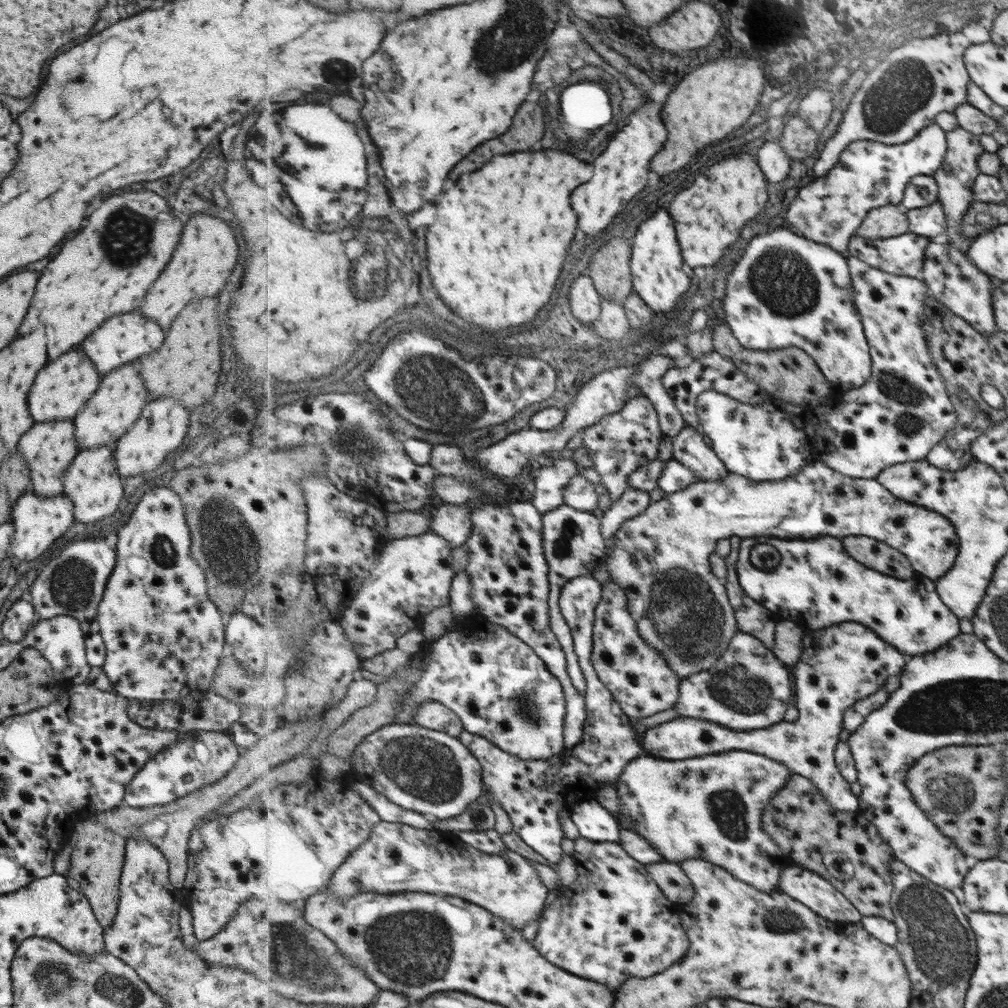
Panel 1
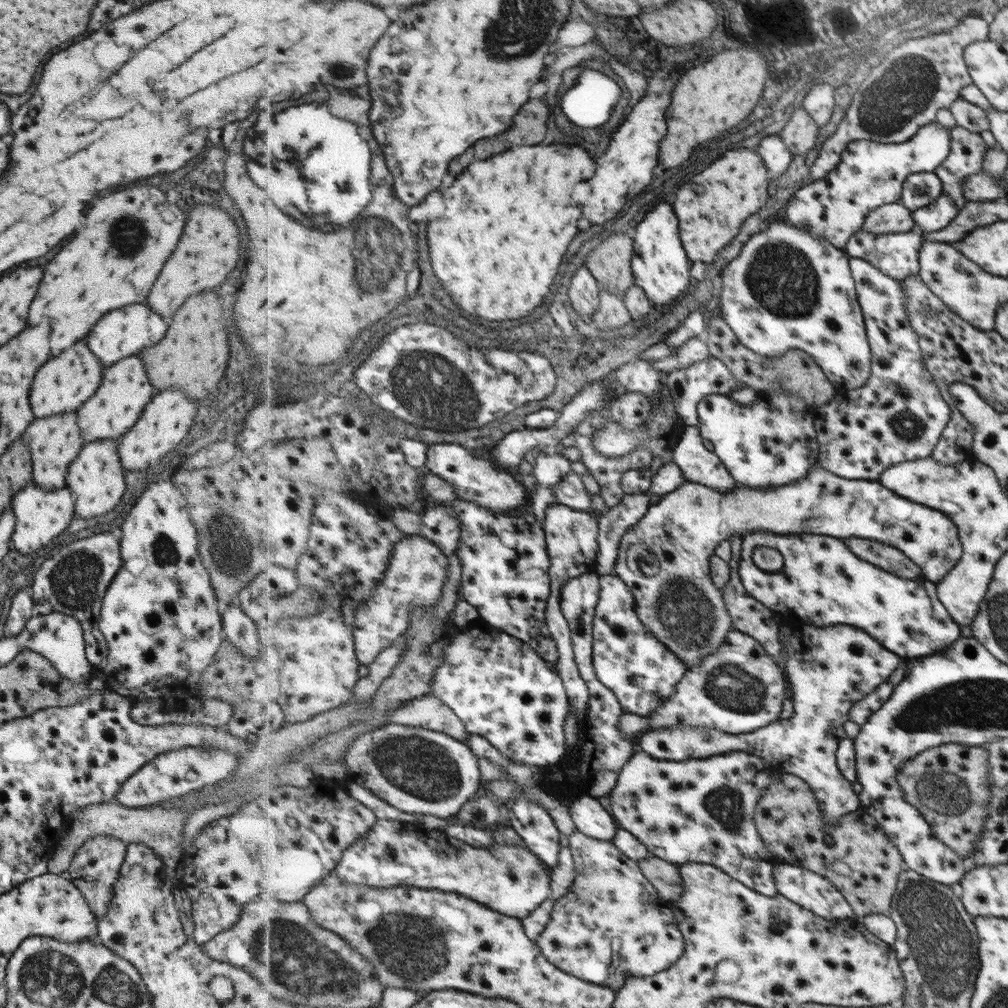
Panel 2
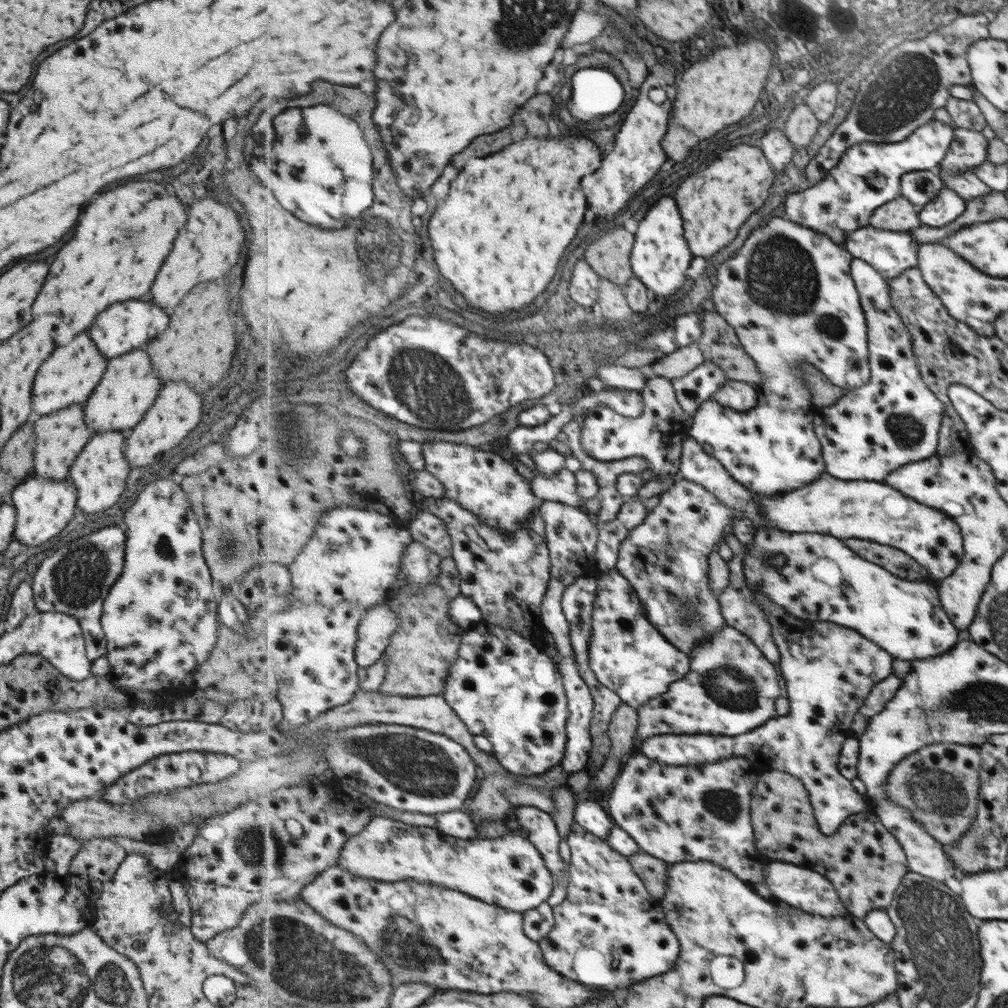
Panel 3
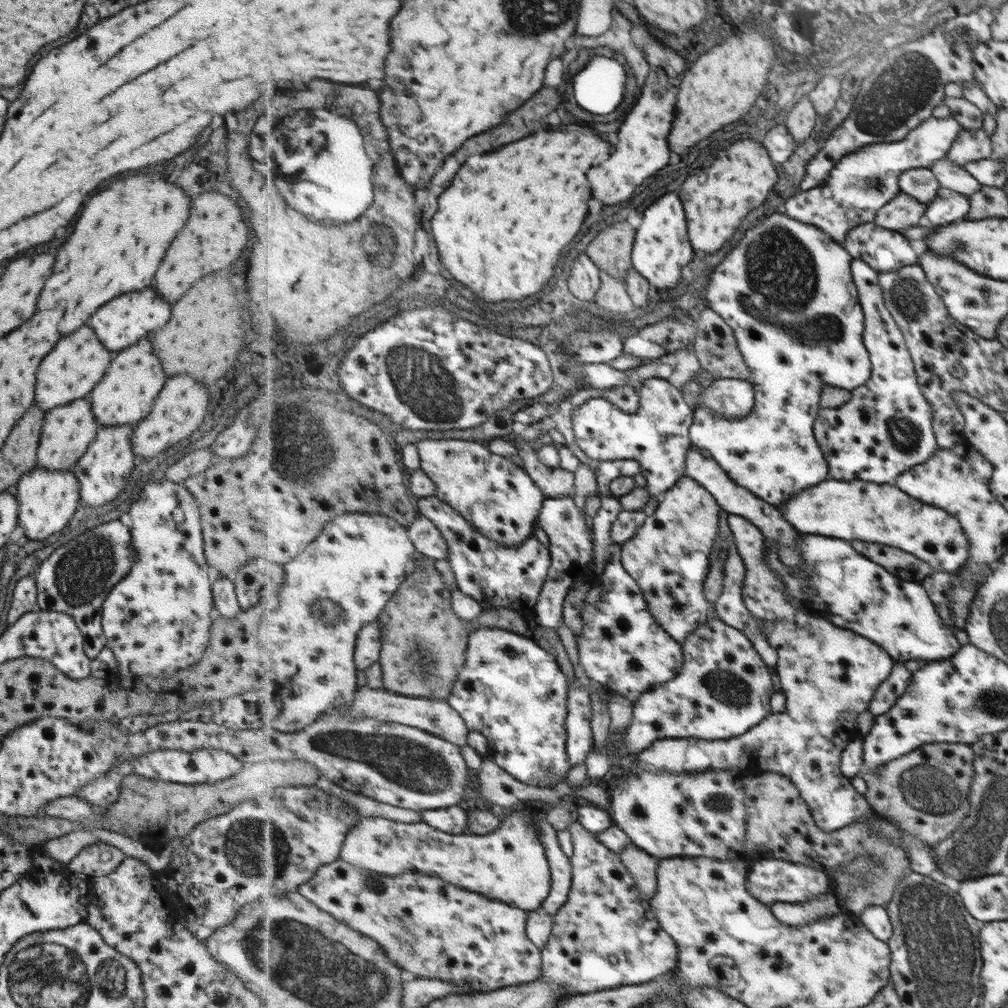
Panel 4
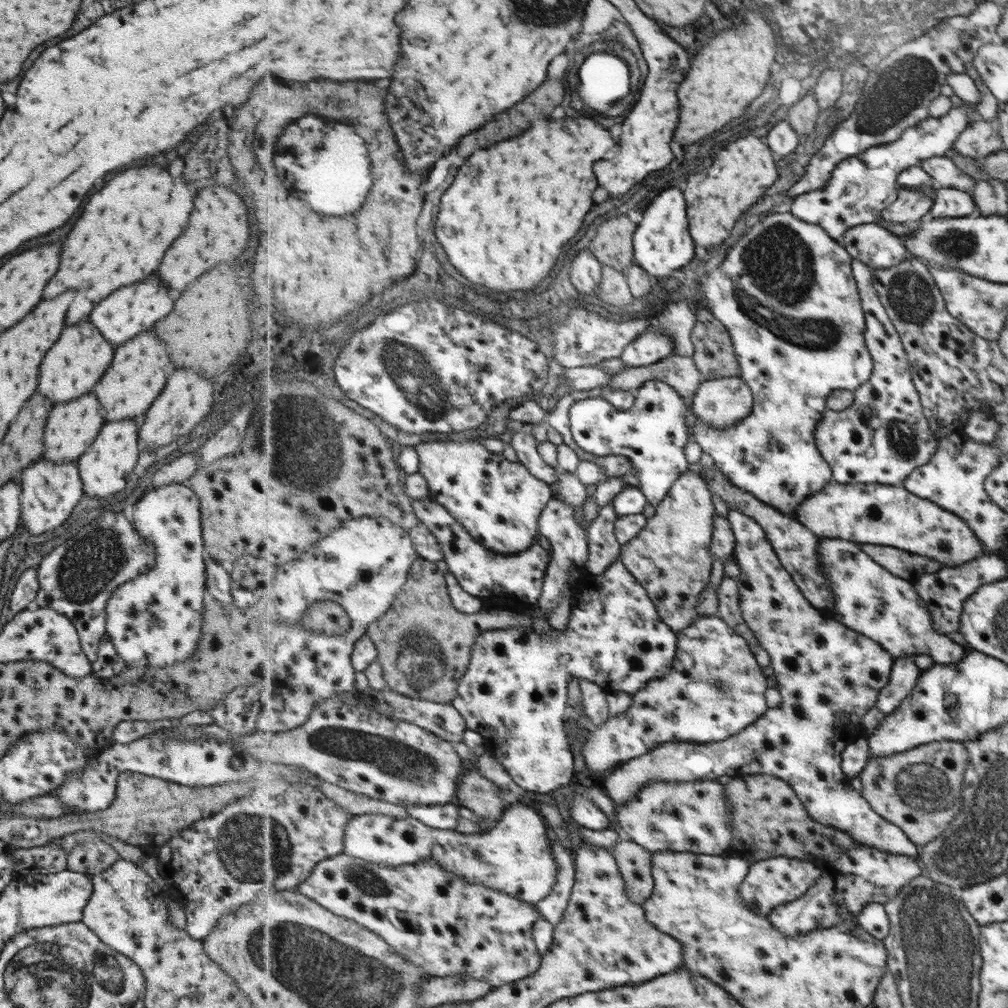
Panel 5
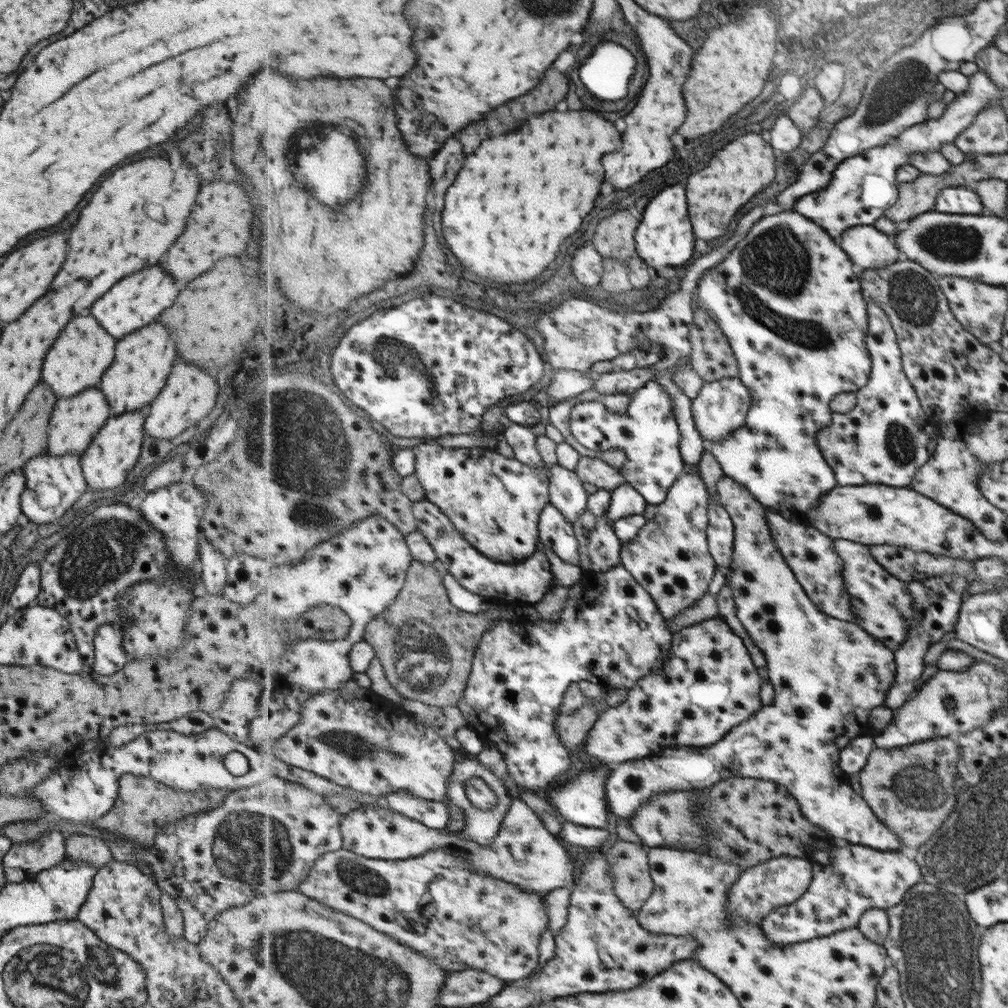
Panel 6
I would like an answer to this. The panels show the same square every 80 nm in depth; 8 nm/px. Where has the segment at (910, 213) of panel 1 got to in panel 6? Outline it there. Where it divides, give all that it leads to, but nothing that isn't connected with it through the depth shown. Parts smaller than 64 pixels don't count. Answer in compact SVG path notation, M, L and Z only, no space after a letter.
M970 186L954 187L939 191L935 212L941 214L971 214L984 213L982 202L979 202L979 194Z

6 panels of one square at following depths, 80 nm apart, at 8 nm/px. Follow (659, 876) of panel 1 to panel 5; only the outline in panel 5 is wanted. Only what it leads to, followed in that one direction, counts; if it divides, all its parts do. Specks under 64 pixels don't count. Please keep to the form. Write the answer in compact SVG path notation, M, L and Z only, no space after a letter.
M628 839L619 841L611 850L626 880L626 895L634 902L644 904L655 892L653 853Z

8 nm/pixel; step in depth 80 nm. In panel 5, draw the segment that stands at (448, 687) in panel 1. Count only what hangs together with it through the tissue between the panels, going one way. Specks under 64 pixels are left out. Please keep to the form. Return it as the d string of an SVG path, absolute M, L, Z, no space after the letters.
M618 559L615 564L612 564L603 574L593 575L585 573L582 578L583 587L576 595L572 597L572 604L568 619L567 628L564 631L548 631L545 634L537 633L535 631L529 631L528 634L523 629L506 628L487 630L482 632L476 643L474 644L474 650L471 651L471 663L465 677L459 684L458 698L452 703L460 714L465 718L466 726L468 730L479 732L488 743L493 744L494 755L498 758L498 761L509 771L509 774L514 778L514 781L519 786L527 789L527 791L533 791L535 793L550 794L552 791L557 790L559 786L567 784L573 774L575 774L575 754L571 752L570 740L567 735L566 720L569 715L569 704L567 698L569 698L569 682L571 678L587 679L595 685L601 686L608 693L627 693L632 696L639 693L650 682L658 681L659 678L665 678L671 674L671 670L674 669L675 663L678 661L678 634L659 616L658 607L655 606L654 599L650 597L646 587L642 585L636 578L636 576L626 567L625 563Z

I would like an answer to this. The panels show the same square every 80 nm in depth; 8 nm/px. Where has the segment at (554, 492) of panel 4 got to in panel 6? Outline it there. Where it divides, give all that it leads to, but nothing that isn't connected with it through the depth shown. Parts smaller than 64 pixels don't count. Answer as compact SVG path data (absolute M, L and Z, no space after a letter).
M511 423L507 428L502 430L506 442L512 447L514 451L514 458L521 462L527 463L532 467L539 467L547 469L549 467L543 460L541 453L536 445L536 438L529 426L522 424Z

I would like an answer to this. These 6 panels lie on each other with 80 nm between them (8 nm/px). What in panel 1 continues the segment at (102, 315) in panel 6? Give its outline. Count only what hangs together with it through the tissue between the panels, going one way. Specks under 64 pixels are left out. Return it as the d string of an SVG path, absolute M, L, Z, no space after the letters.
M133 310L127 314L115 314L115 318L107 318L107 322L103 322L103 326L93 330L81 342L81 346L83 346L83 352L87 354L86 357L91 358L92 365L101 377L121 364L125 365L131 360L135 360L137 356L157 350L161 340L163 340L161 328L155 322L151 322L149 318L143 318L139 312Z

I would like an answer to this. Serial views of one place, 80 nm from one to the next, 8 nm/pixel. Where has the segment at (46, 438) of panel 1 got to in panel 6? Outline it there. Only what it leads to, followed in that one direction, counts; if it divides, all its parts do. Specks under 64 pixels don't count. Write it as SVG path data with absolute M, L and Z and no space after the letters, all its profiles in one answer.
M86 388L77 396L71 398L61 397L56 399L52 415L46 428L46 451L50 455L62 455L67 453L81 454L87 449L94 434L103 426L110 416L106 398L97 388Z

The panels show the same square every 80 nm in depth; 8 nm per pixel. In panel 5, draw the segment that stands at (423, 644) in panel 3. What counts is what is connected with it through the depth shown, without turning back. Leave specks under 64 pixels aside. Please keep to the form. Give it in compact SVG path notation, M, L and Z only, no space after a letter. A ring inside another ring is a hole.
M419 557L412 567L406 585L398 594L394 606L375 621L367 629L370 638L373 638L378 647L378 662L383 666L384 678L387 688L399 692L404 696L411 697L415 694L429 694L429 701L441 704L452 704L458 698L459 684L467 673L471 663L471 651L478 636L487 630L517 628L525 632L533 631L533 622L529 615L524 615L509 606L492 607L482 610L477 614L465 614L455 608L454 602L450 597L446 575L437 569L436 562ZM423 628L433 636L433 640L441 642L441 650L447 662L447 670L439 682L433 682L427 688L417 688L409 682L405 672L399 668L399 654L401 654L401 640L409 636L411 630Z

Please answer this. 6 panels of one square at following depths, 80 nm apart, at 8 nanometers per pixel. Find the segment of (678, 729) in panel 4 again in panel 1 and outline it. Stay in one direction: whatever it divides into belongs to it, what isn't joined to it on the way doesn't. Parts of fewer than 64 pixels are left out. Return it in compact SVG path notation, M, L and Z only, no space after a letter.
M739 631L732 638L730 649L719 658L718 665L714 669L695 673L691 678L681 680L682 697L678 698L674 710L679 717L697 718L718 723L735 731L751 731L767 729L772 725L778 725L786 720L786 712L793 698L793 674L785 668L786 664L777 658L764 642L755 635Z

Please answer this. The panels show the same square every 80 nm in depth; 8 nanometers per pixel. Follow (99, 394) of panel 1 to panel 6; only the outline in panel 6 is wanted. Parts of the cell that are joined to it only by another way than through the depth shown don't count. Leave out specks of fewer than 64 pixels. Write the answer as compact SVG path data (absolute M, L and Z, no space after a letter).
M151 322L133 334L127 334L114 344L114 357L111 366L105 369L99 382L99 390L109 404L110 416L124 412L139 410L159 394L165 386L165 380L171 372L171 366L177 358L175 342L171 332L163 328L159 322Z

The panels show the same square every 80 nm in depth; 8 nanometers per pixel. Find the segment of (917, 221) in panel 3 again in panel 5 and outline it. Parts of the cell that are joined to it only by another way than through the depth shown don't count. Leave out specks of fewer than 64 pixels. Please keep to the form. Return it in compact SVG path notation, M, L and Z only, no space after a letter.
M921 186L915 190L901 188L897 201L883 211L881 218L893 224L917 222L932 209L929 194L931 192L927 190L927 186Z

